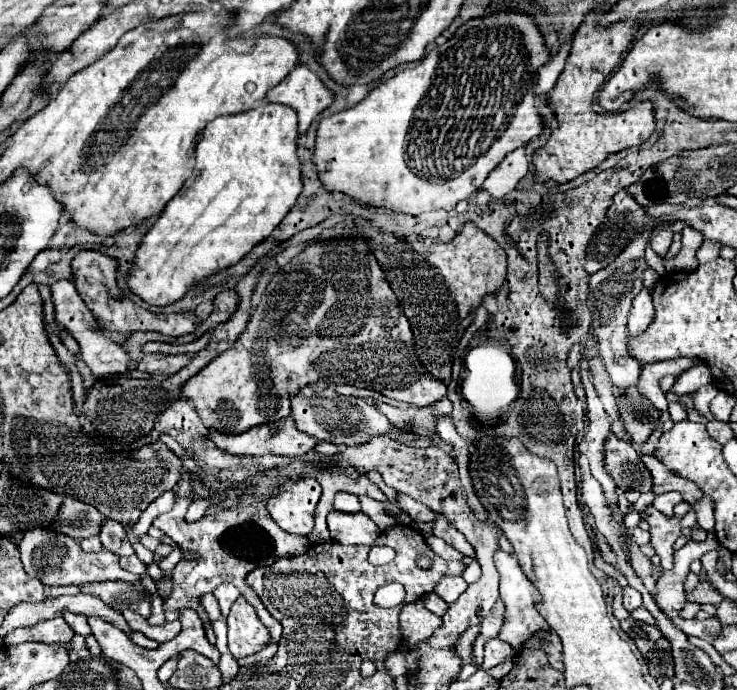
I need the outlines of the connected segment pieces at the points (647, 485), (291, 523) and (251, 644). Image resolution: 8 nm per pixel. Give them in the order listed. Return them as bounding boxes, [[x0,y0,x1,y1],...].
[[605,435,651,493],[267,479,321,535],[227,597,269,657]]

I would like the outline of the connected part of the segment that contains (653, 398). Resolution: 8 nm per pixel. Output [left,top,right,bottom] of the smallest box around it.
[637,359,697,411]

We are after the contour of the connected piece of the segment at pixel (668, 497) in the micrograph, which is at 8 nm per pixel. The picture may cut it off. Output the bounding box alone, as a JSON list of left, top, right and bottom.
[653,491,681,517]

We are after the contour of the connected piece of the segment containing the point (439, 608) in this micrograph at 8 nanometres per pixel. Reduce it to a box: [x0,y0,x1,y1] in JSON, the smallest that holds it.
[421,593,449,617]

